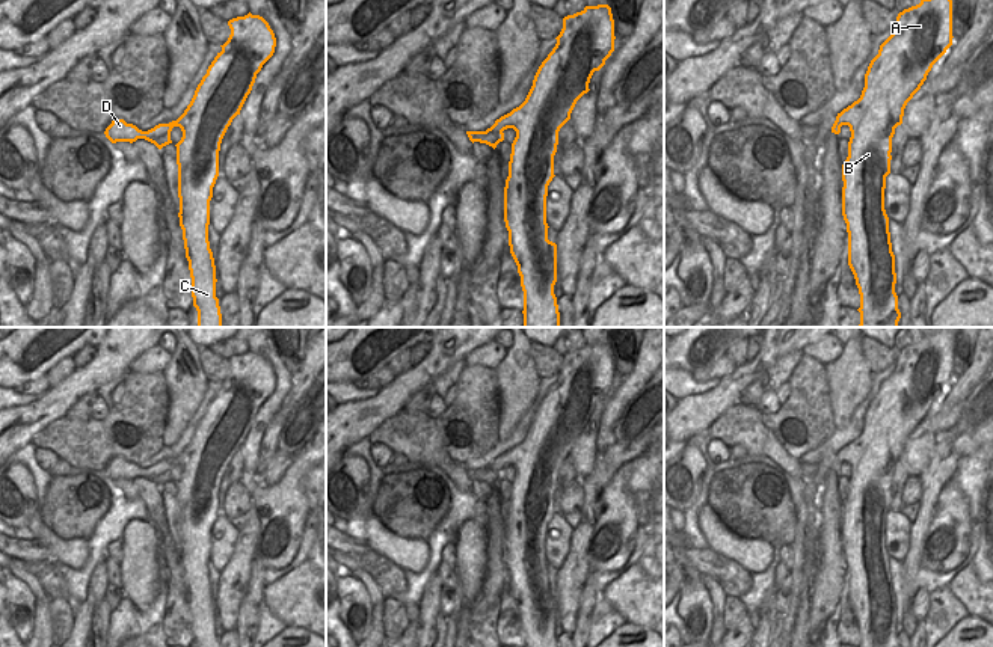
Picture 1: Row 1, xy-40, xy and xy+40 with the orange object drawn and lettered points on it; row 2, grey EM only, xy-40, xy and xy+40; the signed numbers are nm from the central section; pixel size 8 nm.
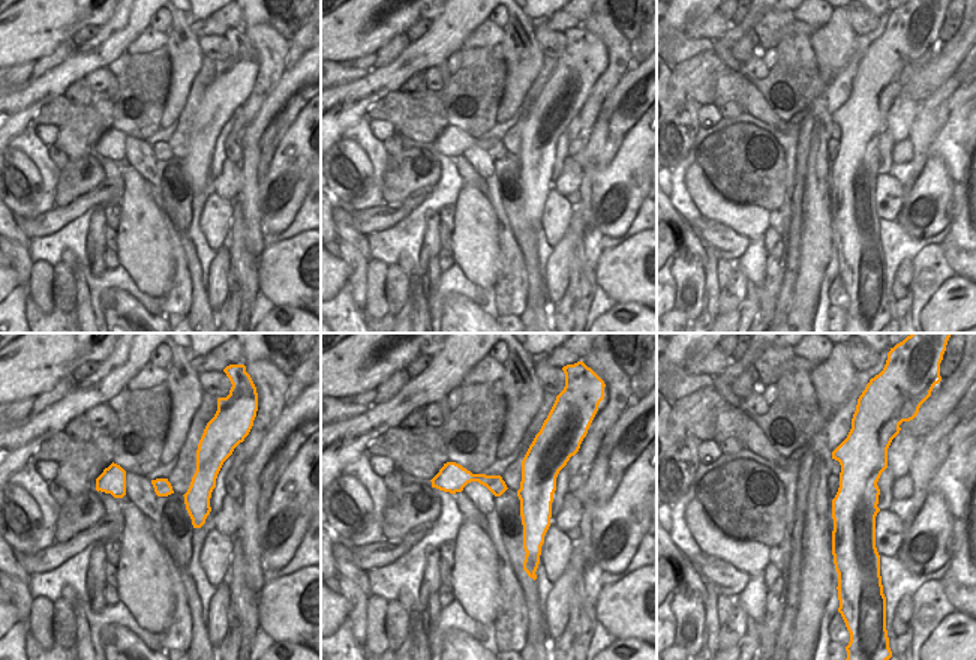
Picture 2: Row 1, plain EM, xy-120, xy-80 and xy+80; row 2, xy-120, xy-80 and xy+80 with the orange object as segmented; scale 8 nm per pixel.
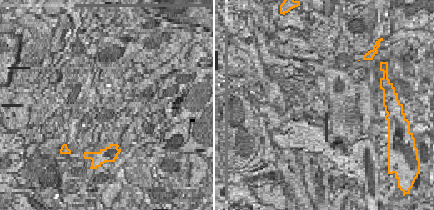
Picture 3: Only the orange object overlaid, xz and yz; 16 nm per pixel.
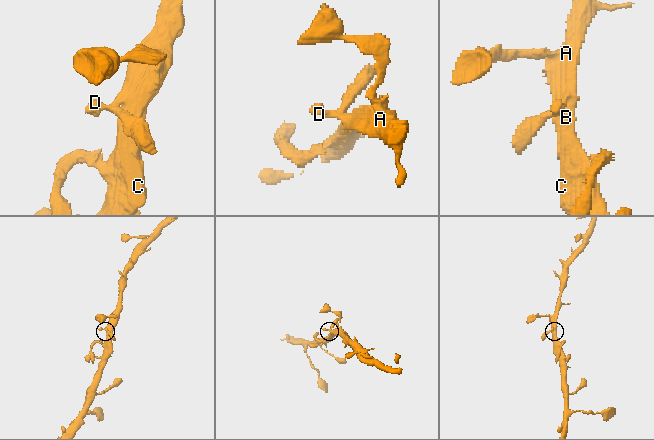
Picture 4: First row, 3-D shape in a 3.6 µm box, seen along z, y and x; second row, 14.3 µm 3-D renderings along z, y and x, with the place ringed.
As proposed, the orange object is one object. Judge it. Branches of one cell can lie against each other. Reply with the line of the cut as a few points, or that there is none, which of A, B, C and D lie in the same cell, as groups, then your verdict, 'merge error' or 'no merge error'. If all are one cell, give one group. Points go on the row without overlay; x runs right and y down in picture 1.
no cut; A B C D; no merge error

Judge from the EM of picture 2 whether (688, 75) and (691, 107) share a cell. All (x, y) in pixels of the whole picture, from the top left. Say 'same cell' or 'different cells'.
different cells

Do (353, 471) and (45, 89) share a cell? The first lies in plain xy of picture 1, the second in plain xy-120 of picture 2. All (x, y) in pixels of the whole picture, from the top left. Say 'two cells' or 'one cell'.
two cells

